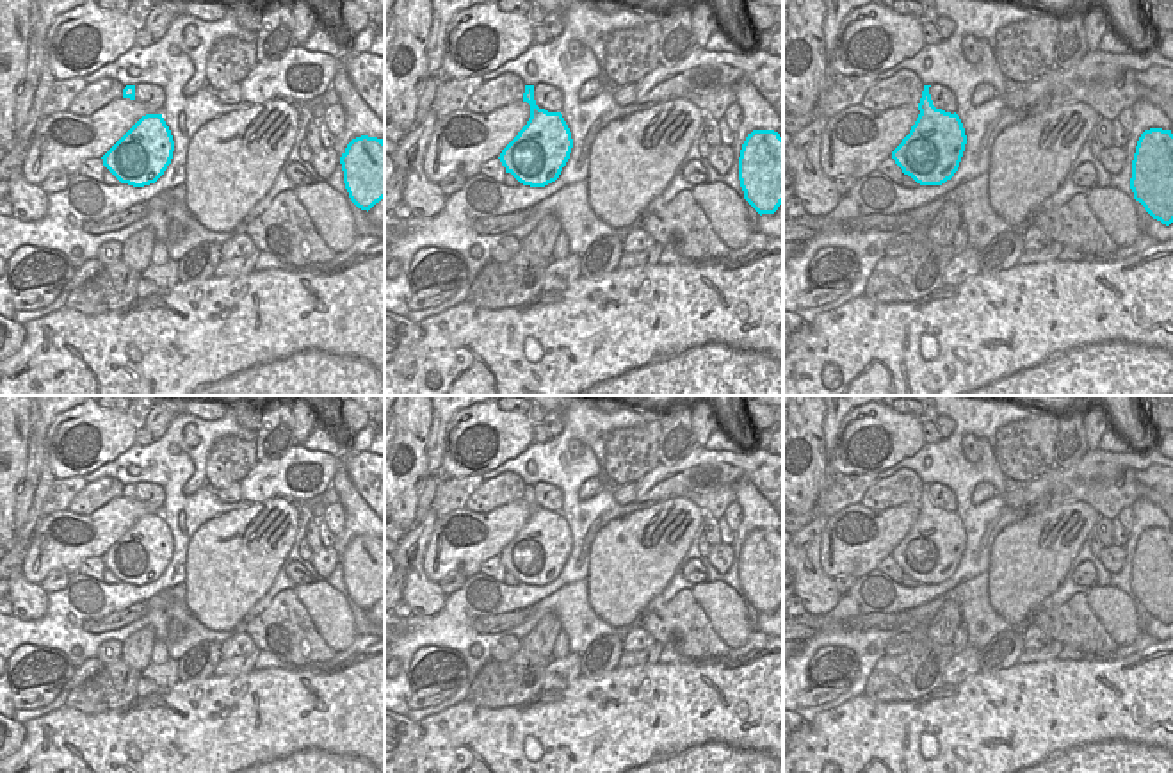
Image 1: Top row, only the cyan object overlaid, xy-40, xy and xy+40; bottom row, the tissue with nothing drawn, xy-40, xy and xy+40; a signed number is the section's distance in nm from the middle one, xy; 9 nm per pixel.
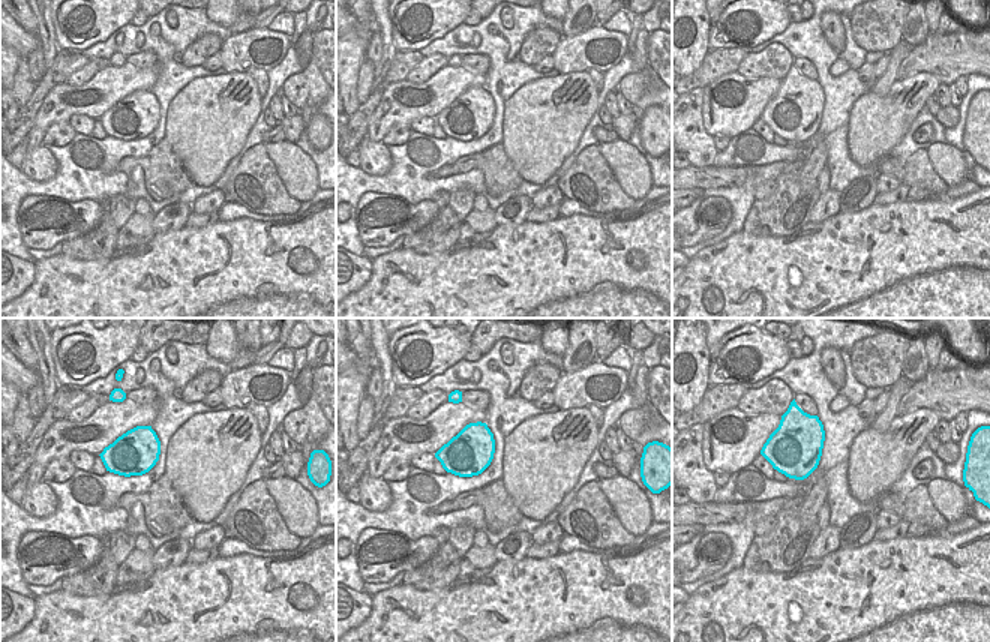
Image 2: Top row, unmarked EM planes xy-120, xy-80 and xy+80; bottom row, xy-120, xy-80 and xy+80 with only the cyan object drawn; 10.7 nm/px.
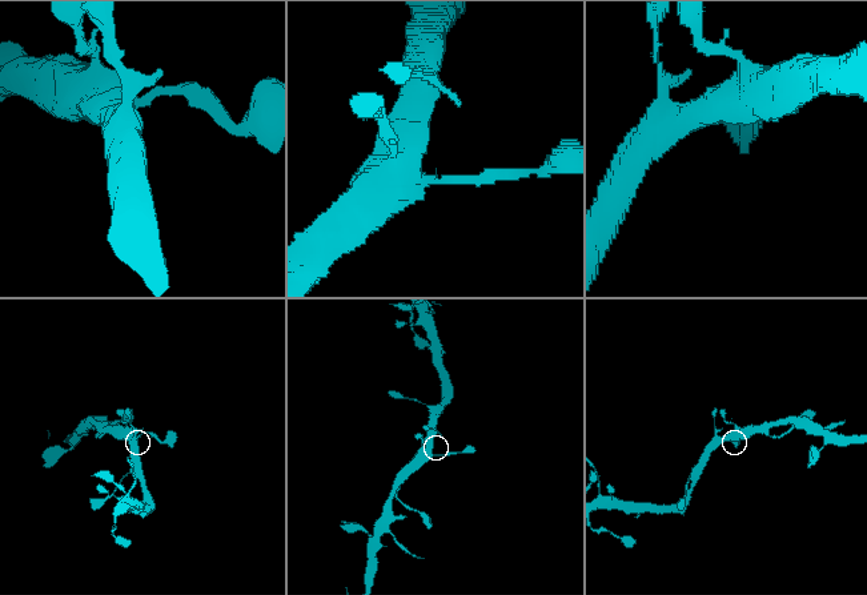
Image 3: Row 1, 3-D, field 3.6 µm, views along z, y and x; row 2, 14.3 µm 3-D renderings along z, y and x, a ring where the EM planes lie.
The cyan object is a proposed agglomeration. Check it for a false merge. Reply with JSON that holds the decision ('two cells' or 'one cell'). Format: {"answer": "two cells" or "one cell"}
{"answer": "one cell"}

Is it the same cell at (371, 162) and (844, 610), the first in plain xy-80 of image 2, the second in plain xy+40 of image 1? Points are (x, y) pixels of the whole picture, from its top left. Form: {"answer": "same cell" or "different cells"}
{"answer": "different cells"}

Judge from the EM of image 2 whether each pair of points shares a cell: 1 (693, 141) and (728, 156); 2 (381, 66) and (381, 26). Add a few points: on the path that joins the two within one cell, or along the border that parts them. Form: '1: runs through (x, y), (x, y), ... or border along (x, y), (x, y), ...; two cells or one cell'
1: border along (719, 152), (713, 164); two cells
2: runs through (387, 56), (386, 36); one cell

